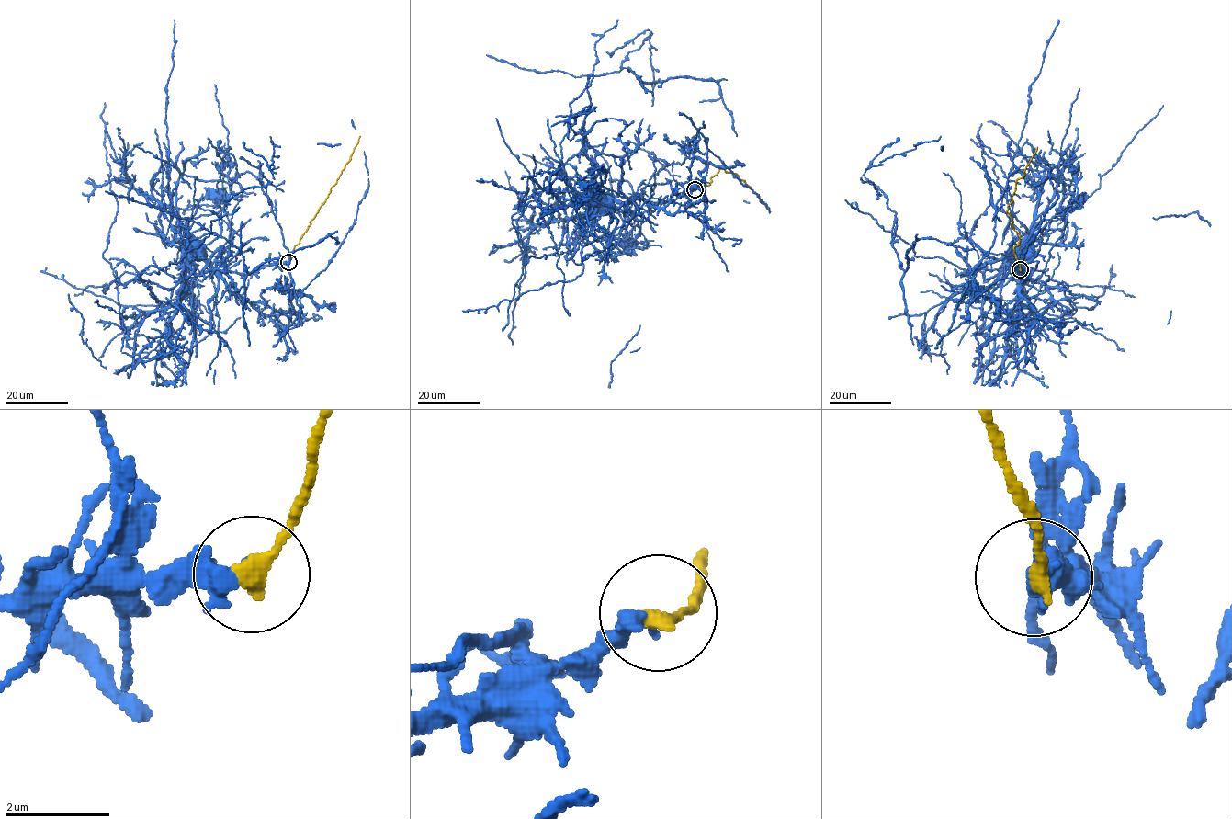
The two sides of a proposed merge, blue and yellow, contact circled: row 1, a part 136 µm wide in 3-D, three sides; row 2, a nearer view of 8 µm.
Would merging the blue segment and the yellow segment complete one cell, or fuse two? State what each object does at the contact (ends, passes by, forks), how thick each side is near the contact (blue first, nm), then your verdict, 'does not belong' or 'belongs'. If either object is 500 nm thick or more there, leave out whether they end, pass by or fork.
blue ends | yellow ends | 360/320 nm | does not belong

